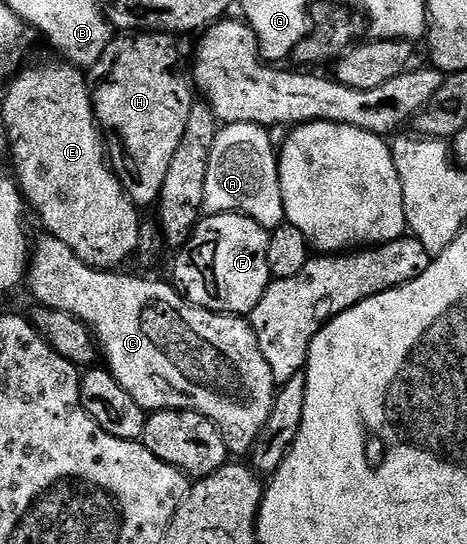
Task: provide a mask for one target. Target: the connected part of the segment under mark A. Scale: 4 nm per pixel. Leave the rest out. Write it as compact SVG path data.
M232 123L223 125L213 142L209 154L208 172L205 175L203 211L207 215L236 212L252 217L267 230L278 228L285 223L283 194L279 186L277 151L272 150L272 140L263 125L254 123Z

